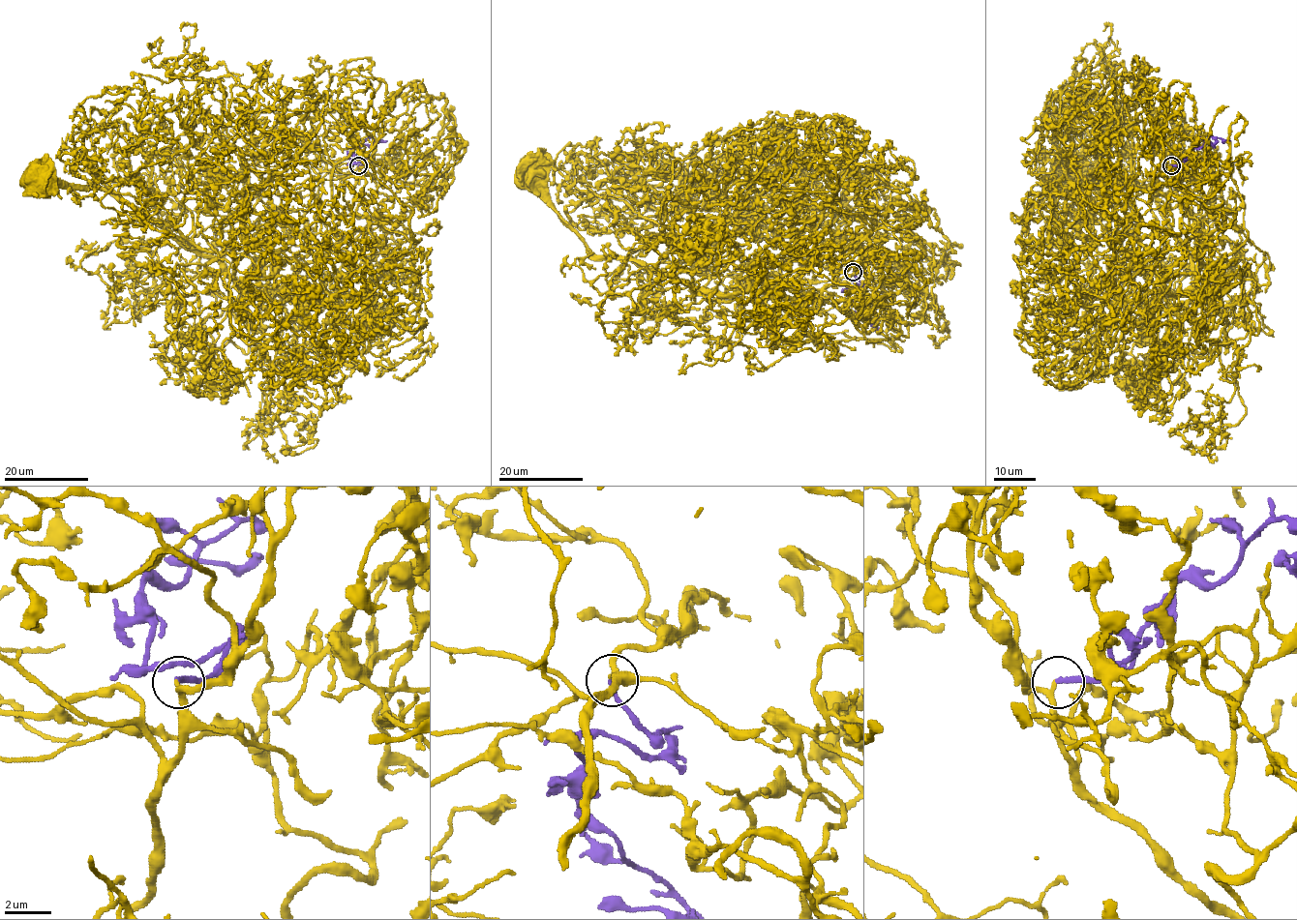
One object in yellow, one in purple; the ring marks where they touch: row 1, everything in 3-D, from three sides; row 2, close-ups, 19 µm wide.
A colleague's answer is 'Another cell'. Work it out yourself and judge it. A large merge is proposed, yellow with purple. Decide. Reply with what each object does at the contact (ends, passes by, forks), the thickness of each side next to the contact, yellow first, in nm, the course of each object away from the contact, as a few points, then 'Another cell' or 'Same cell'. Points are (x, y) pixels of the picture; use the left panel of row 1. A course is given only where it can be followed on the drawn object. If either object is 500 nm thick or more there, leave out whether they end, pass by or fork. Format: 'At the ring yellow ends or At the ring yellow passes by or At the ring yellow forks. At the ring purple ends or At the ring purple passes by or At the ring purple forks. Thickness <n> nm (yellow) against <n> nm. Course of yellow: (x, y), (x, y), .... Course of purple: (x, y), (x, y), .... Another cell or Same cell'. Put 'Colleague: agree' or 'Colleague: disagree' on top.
Colleague: disagree
At the ring yellow passes by. At the ring purple ends. Thickness 200 nm (yellow) against 200 nm. Course of yellow: (358, 166), (350, 208), (370, 222), (266, 291), (246, 291), (216, 261), (185, 250), (106, 192), (36, 175). Course of purple: (358, 166), (369, 158), (353, 164), (352, 149), (369, 136), (375, 141), (370, 145), (356, 144). Same cell

